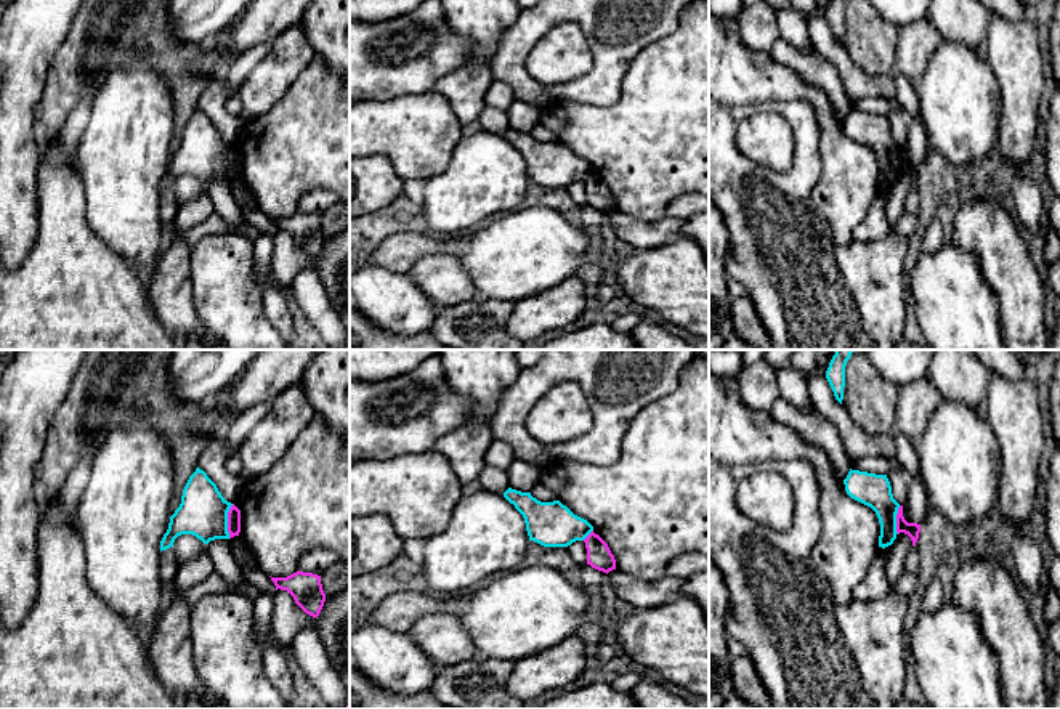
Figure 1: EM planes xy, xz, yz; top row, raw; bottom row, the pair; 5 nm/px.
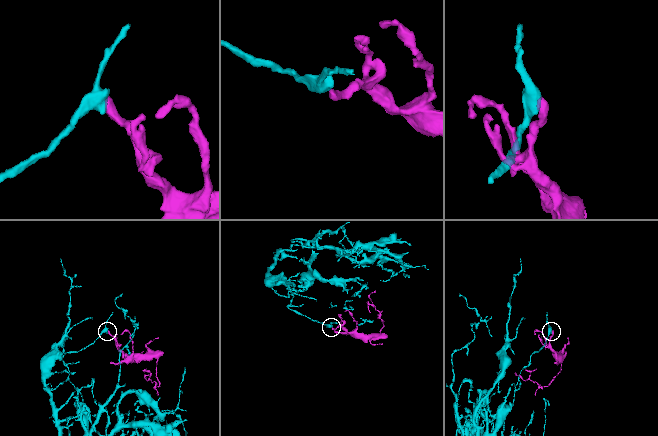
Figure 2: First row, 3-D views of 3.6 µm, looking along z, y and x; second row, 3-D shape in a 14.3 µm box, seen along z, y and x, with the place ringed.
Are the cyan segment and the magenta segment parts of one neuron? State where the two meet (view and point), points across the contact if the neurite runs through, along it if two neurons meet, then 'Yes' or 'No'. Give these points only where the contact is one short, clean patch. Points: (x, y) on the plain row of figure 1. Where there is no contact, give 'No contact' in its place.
Touches cyan at xy (226, 162). Boundary: xy (233, 145), (228, 153), (228, 178). No

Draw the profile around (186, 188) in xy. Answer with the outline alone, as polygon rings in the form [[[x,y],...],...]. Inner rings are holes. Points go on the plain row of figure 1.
[[[181,175],[173,183],[173,191],[180,204],[196,199],[205,191],[205,184],[192,175]]]

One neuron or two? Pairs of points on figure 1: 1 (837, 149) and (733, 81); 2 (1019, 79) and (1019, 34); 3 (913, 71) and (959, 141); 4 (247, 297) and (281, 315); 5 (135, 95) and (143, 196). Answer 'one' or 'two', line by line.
1: one
2: one
3: two
4: two
5: one

